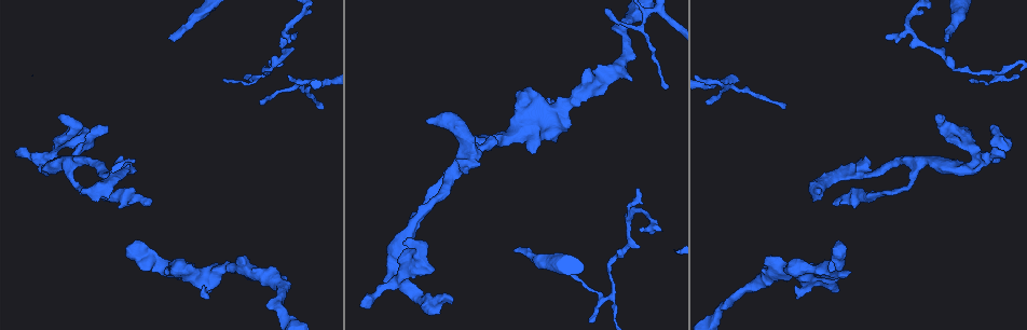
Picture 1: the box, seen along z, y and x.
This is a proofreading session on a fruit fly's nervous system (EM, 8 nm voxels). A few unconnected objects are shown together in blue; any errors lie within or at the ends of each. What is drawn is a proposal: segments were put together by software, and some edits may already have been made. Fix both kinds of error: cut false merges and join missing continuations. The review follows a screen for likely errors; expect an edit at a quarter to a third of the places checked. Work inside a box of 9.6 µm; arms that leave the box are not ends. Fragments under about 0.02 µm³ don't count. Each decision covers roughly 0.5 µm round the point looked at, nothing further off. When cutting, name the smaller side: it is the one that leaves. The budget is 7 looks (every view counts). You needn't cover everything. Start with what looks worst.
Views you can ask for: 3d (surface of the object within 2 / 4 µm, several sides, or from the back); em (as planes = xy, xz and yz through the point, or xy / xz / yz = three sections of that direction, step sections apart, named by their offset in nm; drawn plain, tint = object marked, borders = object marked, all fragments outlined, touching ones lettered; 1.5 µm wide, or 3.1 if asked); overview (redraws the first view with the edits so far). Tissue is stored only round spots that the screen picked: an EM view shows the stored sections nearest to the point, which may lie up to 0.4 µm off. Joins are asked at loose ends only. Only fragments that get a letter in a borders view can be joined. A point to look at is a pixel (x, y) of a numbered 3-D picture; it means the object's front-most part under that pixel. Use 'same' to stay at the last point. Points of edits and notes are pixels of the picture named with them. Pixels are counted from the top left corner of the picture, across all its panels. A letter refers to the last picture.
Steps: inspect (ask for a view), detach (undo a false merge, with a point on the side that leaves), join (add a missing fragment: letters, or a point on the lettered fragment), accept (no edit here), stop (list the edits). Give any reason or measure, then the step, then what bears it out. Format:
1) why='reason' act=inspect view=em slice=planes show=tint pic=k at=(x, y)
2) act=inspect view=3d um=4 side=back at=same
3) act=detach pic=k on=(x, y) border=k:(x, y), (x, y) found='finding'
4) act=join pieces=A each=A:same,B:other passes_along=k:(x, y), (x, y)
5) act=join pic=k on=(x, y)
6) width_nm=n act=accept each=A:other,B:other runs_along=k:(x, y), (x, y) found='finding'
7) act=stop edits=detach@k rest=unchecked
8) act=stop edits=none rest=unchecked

why='branch stops here' act=inspect view=3d um=2 pic=1 at=(834, 205)

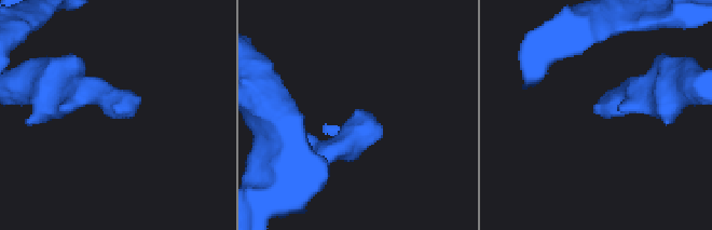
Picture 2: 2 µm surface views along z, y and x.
act=inspect view=em slice=planes show=borders pic=2 at=(136, 107)

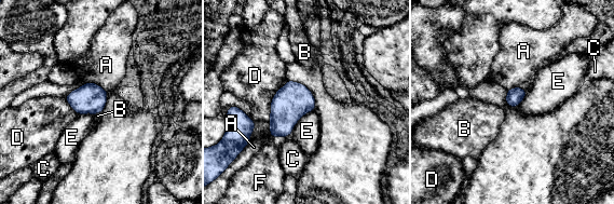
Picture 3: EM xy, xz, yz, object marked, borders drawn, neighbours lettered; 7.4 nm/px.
longest_contact=D:360nm act=accept each=A:other,B:other,C:other,D:other,E:other,F:other border=3:(314, 109), (306, 112), (291, 132) found='none of them fits'

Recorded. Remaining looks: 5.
why='long arm stops here' act=inspect view=3d um=2 pic=1 at=(514, 251)

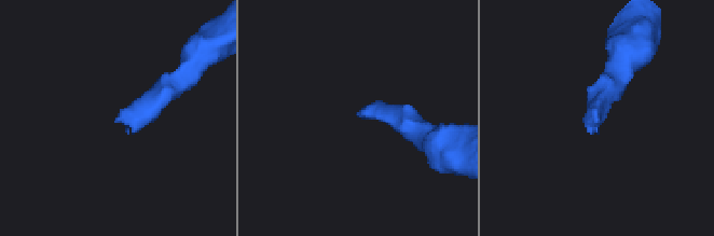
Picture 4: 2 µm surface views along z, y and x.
why='shape alone is not enough' act=inspect view=em slice=planes show=plain pic=4 at=(596, 118)

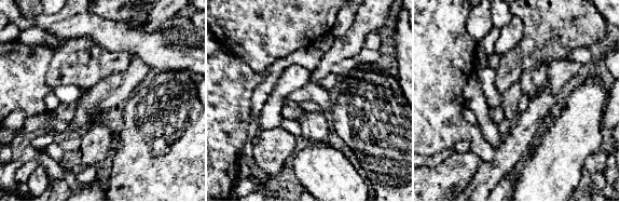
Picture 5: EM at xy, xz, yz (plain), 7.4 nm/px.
why='see the neighbours' act=inspect view=em slice=planes show=borders at=same

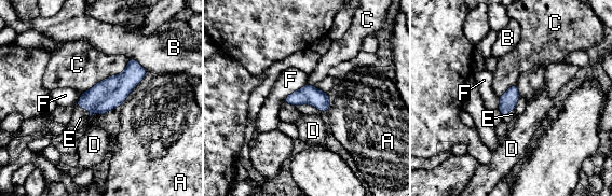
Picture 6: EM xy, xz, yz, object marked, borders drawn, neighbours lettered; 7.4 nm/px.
act=join pieces=E each=A:other,B:other,C:other,D:other,E:same,F:other found='the cell continues'

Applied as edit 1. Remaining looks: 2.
why='free end' act=inspect view=em slice=planes show=borders pic=1 at=(553, 101)

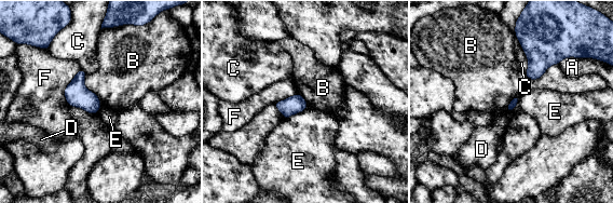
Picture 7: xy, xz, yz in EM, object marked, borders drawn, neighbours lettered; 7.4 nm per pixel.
longest_contact=C:340nm act=accept each=A:other,B:other,C:other,D:other,E:other,F:other border=7:(558, 63), (536, 79), (525, 75) found='none of them fits'

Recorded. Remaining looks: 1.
act=stop edits=join@6 rest=unchecked

